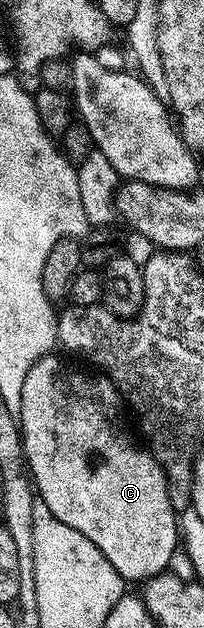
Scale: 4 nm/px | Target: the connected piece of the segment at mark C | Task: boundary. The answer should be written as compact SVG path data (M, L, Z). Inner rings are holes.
M56 356L39 358L34 364L34 368L30 368L30 372L26 372L26 384L22 384L22 408L18 415L20 433L24 436L24 457L34 483L35 493L38 495L43 509L49 510L54 518L62 524L66 524L69 531L75 532L80 538L90 540L92 547L98 551L99 557L110 560L110 564L116 569L117 575L121 579L133 578L137 584L140 584L168 570L170 556L174 556L174 552L178 549L178 511L170 504L168 481L156 455L148 448L139 450L120 431L120 426L116 423L116 409L122 406L120 391L112 383L111 378L100 372L92 373L96 374L87 374L84 370L60 370L60 362Z

